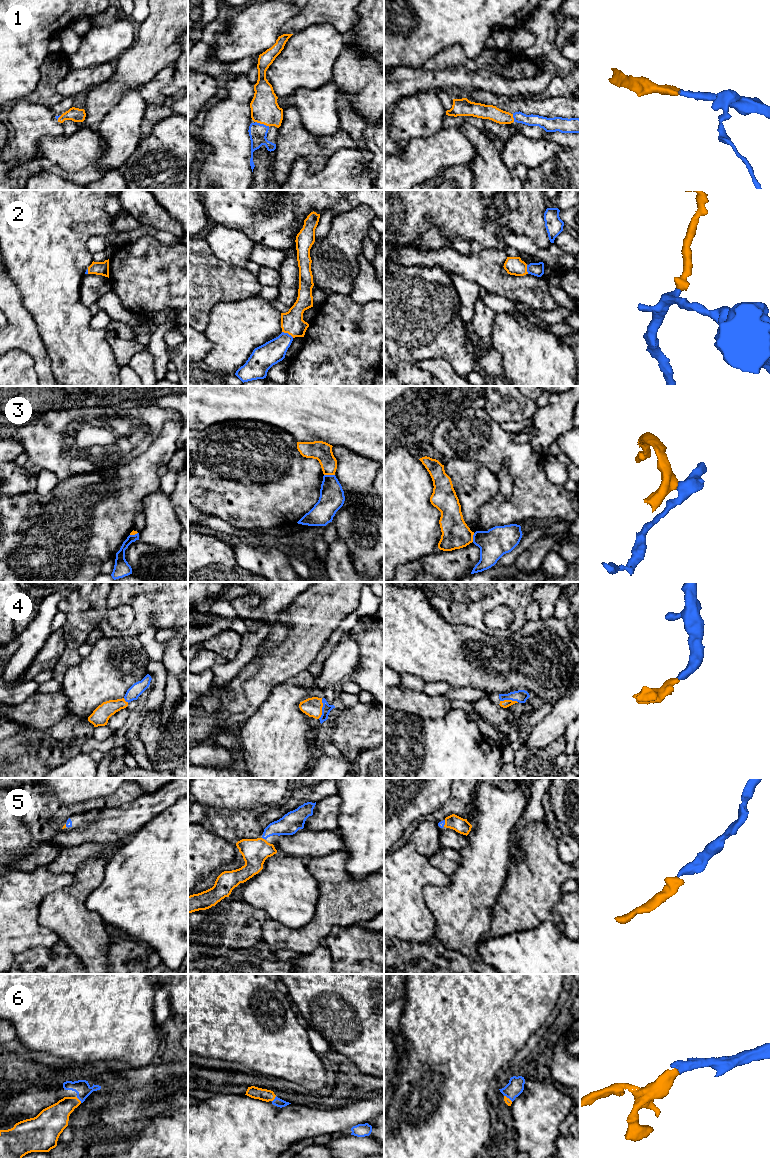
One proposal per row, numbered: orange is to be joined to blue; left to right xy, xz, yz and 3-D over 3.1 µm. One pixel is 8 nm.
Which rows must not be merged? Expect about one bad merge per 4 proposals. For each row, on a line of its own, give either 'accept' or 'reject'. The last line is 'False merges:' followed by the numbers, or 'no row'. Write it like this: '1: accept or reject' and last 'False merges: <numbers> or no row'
1: accept
2: accept
3: reject
4: accept
5: accept
6: accept
False merges: 3

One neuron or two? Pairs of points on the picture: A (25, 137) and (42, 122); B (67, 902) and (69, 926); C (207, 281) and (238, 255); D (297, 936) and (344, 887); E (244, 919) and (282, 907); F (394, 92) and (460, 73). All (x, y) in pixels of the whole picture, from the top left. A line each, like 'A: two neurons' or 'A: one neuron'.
A: one neuron
B: one neuron
C: two neurons
D: one neuron
E: two neurons
F: one neuron

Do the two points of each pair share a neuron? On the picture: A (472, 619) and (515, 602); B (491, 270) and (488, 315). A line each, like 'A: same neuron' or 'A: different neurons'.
A: same neuron
B: different neurons

